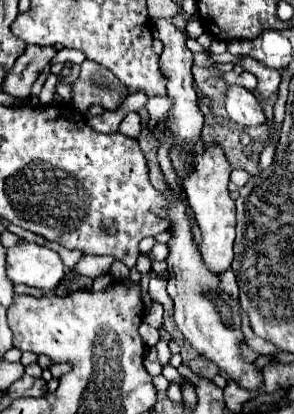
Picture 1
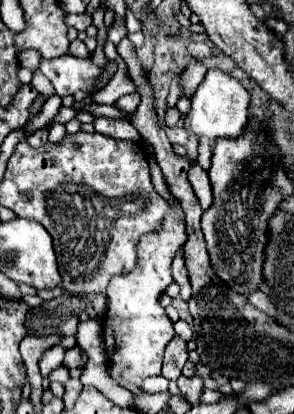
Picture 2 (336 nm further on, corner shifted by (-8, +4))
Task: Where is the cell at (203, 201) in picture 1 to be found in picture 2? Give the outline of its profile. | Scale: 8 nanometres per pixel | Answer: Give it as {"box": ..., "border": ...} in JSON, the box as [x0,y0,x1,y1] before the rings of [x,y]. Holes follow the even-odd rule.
{"box":[184,70,250,140],"border":[[[208,70],[206,78],[202,80],[202,84],[192,96],[192,108],[186,114],[184,128],[196,136],[204,136],[210,140],[240,138],[248,122],[248,102],[250,102],[250,94],[236,78],[220,70]]]}

